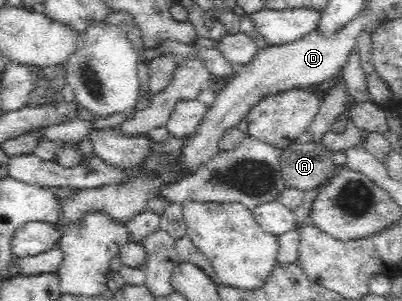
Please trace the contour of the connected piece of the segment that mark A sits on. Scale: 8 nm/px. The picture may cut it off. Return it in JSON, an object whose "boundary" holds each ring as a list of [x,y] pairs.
{"boundary":[[[298,140],[284,148],[280,155],[282,176],[289,187],[303,191],[318,188],[335,167],[331,159],[331,152],[320,143]]]}

